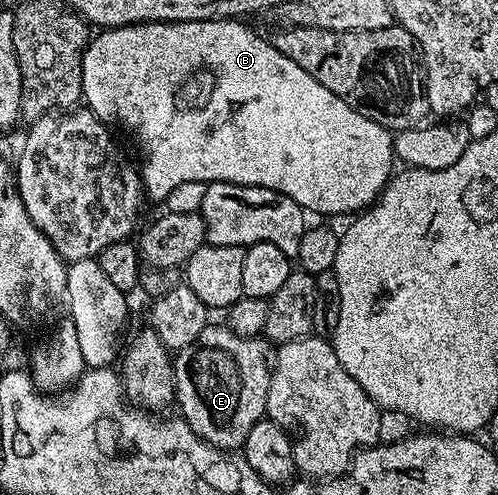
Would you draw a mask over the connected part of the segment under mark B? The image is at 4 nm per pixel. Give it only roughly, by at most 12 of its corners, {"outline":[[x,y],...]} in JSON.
{"outline":[[240,19],[104,29],[82,101],[147,200],[356,215],[393,134]]}

